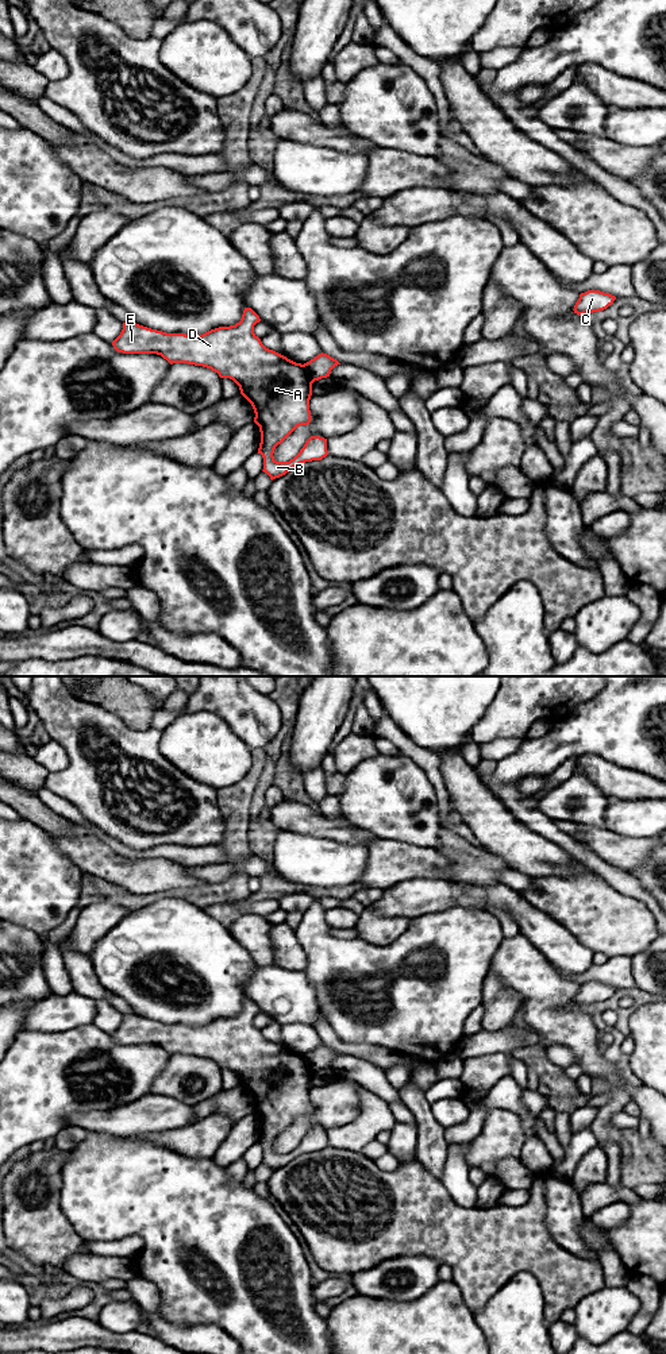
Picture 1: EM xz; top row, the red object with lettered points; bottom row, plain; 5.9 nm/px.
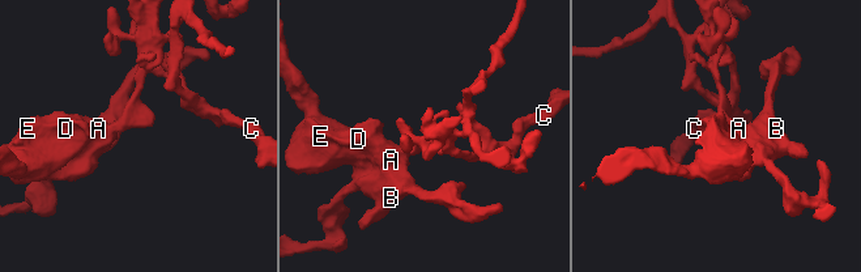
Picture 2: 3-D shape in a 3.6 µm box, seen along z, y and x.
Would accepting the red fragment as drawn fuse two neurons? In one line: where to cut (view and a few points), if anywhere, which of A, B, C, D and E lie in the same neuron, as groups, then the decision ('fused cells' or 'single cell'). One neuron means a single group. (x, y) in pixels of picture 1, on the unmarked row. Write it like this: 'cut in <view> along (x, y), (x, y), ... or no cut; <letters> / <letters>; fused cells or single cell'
cut in xz along (303, 1056), (312, 1073); A B D E / C; fused cells

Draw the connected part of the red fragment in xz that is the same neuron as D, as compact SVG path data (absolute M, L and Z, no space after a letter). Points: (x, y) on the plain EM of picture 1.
M245 999L235 1017L203 1026L166 1025L131 1012L123 1014L112 1037L118 1044L157 1045L170 1056L203 1057L220 1069L232 1071L254 1100L254 1114L261 1123L258 1145L263 1149L262 1162L273 1172L301 1154L322 1152L328 1142L327 1130L311 1127L289 1153L274 1150L276 1138L297 1118L311 1114L313 1073L304 1056L262 1035L254 1025L254 1017L259 1012L251 999Z

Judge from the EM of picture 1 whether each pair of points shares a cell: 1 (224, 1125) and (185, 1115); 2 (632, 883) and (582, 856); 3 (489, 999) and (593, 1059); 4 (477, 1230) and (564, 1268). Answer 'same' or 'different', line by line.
1: different
2: same
3: different
4: same

